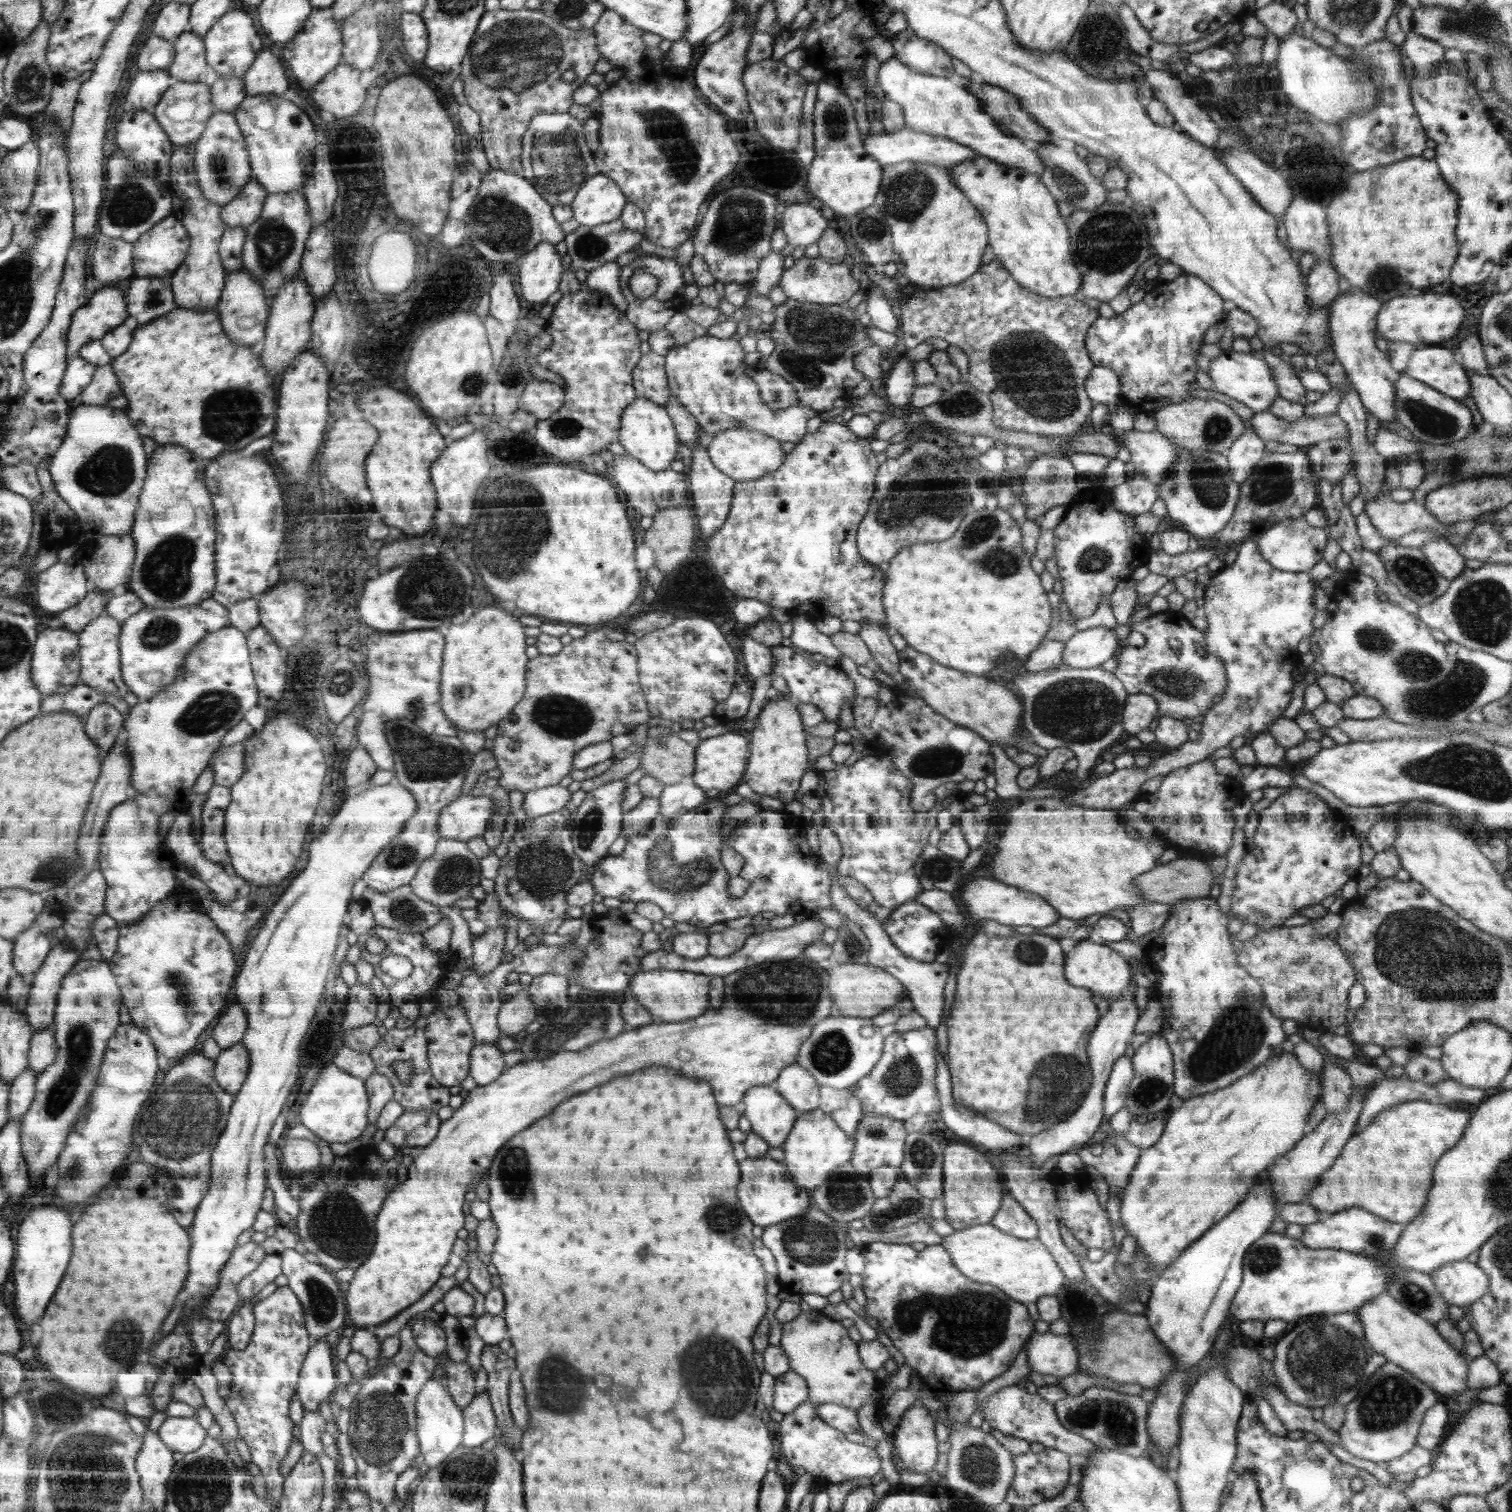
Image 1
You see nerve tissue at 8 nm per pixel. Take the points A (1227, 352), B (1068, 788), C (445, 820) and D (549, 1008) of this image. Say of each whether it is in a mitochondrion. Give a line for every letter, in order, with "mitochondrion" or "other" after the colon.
A: other
B: other
C: other
D: mitochondrion

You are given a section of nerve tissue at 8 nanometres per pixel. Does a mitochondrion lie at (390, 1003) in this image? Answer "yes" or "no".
no

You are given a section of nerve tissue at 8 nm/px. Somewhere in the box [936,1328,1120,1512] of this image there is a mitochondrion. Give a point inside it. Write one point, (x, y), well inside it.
(979, 1464)

